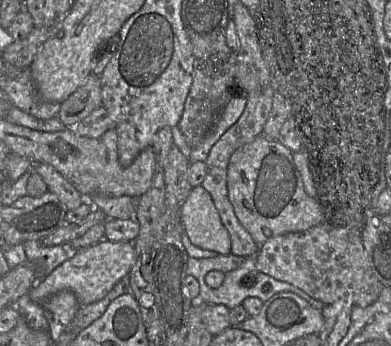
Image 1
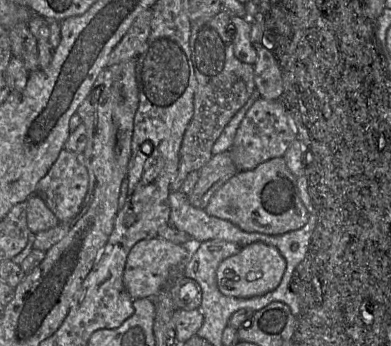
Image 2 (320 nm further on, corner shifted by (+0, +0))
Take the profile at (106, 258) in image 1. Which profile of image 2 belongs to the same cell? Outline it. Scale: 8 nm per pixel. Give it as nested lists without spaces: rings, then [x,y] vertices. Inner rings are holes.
[[[152,237],[140,240],[130,250],[123,282],[132,299],[153,298],[168,280],[173,268],[185,266],[191,250],[187,245],[173,243],[164,238]]]

